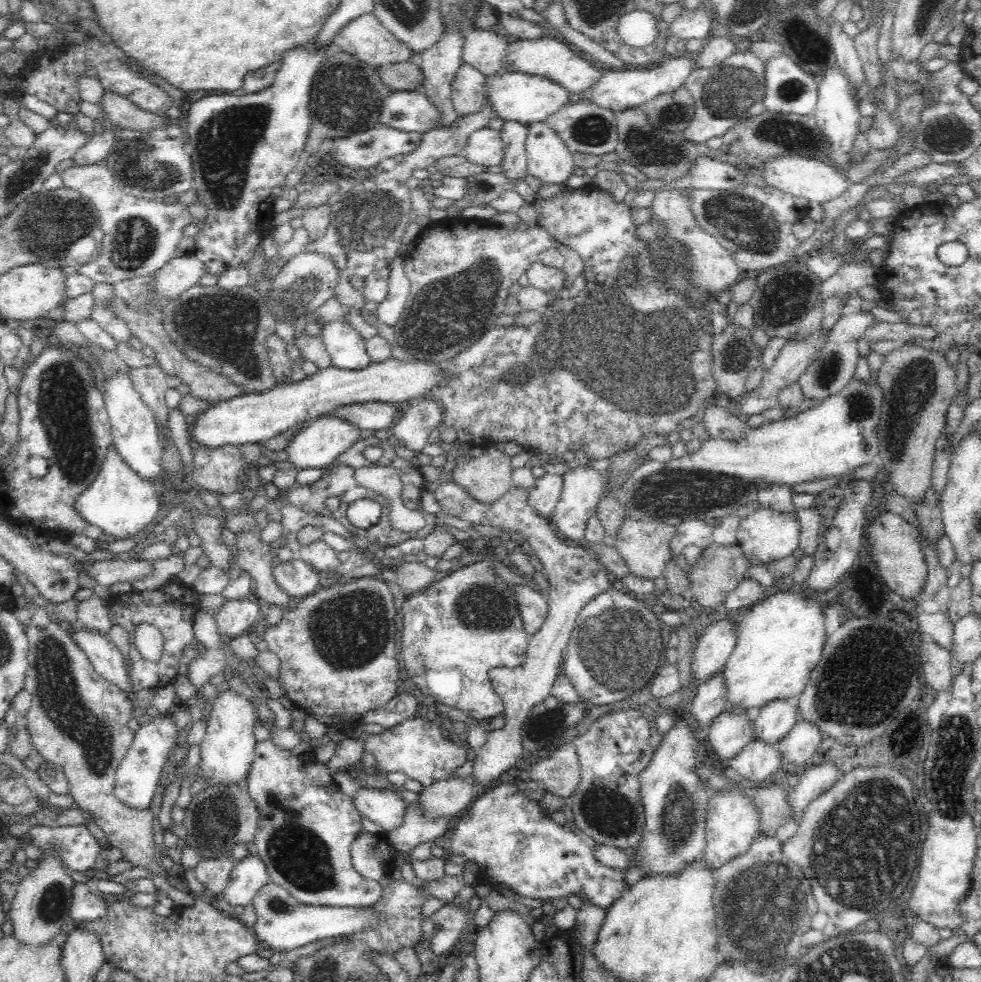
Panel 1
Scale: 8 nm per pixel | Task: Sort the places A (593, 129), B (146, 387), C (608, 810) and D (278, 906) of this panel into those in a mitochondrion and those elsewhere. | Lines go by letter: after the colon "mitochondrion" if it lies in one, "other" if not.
A: mitochondrion
B: other
C: mitochondrion
D: mitochondrion

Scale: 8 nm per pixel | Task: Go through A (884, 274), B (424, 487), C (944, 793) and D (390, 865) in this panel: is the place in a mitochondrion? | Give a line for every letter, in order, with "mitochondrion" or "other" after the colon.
A: other
B: other
C: mitochondrion
D: other

